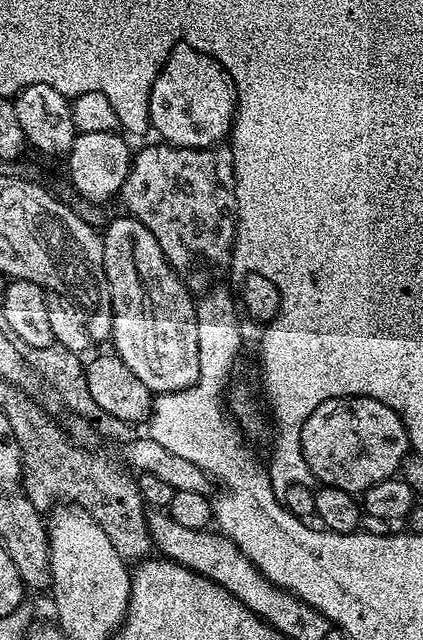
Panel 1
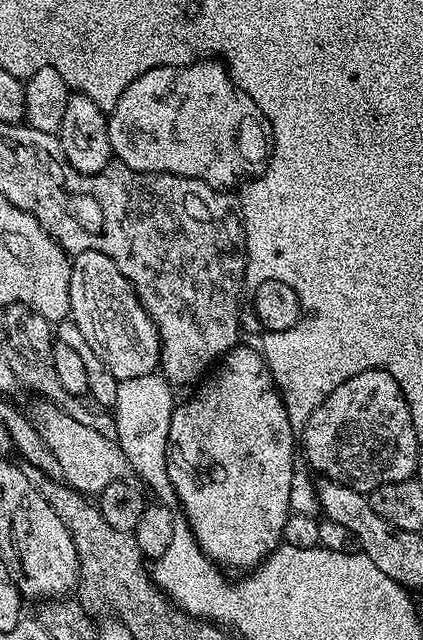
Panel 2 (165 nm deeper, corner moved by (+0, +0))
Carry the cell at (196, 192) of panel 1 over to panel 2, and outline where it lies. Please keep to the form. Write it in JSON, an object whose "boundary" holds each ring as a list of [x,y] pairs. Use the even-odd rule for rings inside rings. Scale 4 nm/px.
{"boundary":[[[113,162],[98,174],[82,174],[86,180],[78,180],[78,228],[80,240],[94,240],[94,250],[106,254],[122,270],[125,278],[135,288],[144,308],[152,315],[152,321],[156,323],[156,329],[160,332],[160,362],[168,368],[204,368],[208,370],[225,356],[231,348],[241,343],[240,336],[240,288],[244,283],[244,221],[240,215],[238,200],[235,195],[219,188],[211,188],[203,180],[197,180],[194,176],[175,176],[169,172],[139,172],[133,168],[127,168],[125,164]]]}

